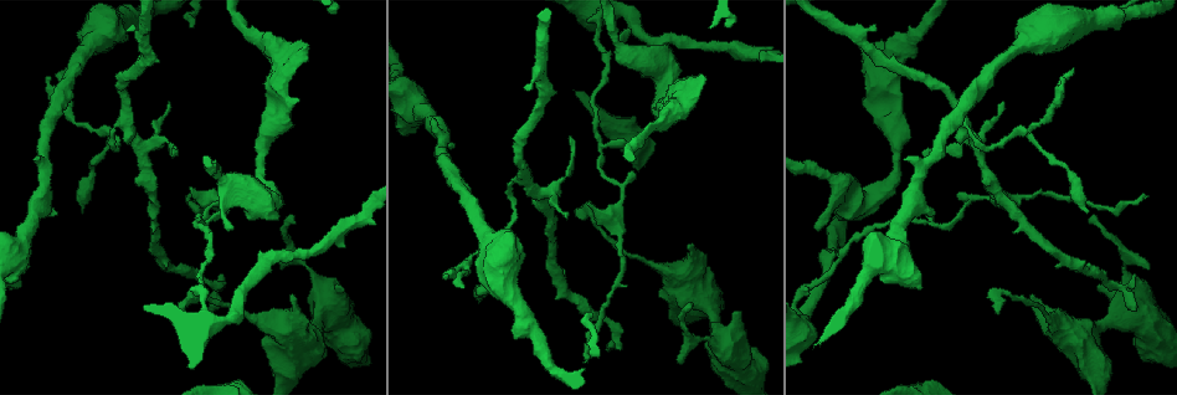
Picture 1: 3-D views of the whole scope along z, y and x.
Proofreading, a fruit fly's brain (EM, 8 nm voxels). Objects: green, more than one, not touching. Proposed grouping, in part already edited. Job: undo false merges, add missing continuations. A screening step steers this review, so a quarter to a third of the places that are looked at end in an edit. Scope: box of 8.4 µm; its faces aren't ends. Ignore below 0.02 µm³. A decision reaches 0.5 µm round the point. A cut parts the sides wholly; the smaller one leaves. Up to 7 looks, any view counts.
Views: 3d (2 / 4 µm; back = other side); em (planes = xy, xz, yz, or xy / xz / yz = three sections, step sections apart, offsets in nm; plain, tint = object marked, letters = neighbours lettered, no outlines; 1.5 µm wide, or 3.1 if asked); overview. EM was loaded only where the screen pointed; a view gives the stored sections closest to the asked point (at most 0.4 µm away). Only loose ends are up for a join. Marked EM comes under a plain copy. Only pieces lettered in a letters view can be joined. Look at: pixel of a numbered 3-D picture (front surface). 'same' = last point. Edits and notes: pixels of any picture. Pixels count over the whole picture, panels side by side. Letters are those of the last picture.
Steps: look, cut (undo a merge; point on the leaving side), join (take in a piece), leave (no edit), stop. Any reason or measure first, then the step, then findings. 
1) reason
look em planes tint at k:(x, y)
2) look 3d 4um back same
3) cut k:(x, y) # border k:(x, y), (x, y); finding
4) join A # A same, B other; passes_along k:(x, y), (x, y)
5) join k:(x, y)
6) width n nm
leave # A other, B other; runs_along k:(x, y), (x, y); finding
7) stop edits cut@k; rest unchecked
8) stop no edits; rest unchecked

an open end
look 3d 4um at 1:(923, 152)

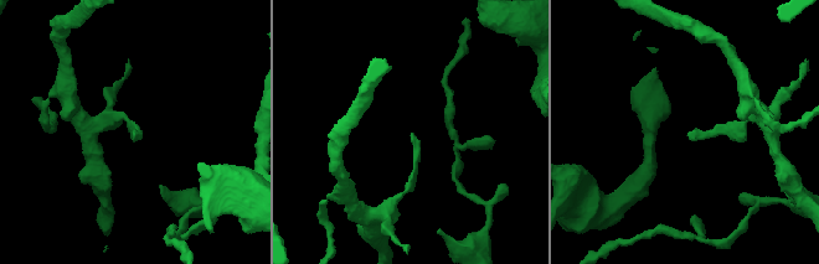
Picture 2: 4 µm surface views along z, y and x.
look em planes letters at 2:(136, 138)

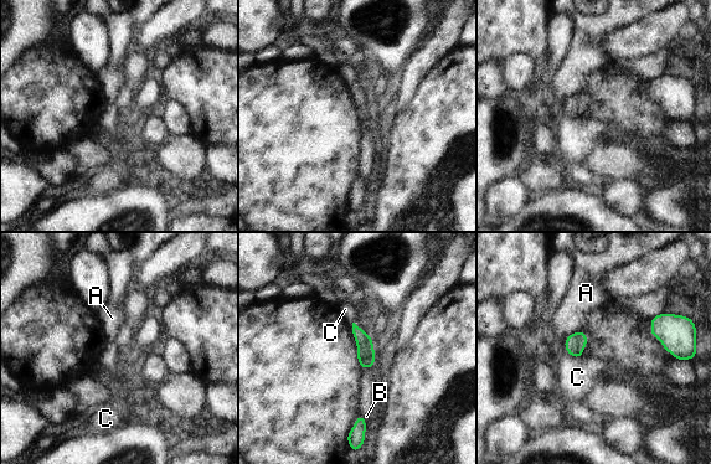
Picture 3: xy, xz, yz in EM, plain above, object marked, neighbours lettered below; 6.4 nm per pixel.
width 110 nm; longest_contact A 130 nm
leave # A other, B other, C other; no lettered piece goes on from it

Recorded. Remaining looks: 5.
thick end
look em planes letters at 1:(298, 101)

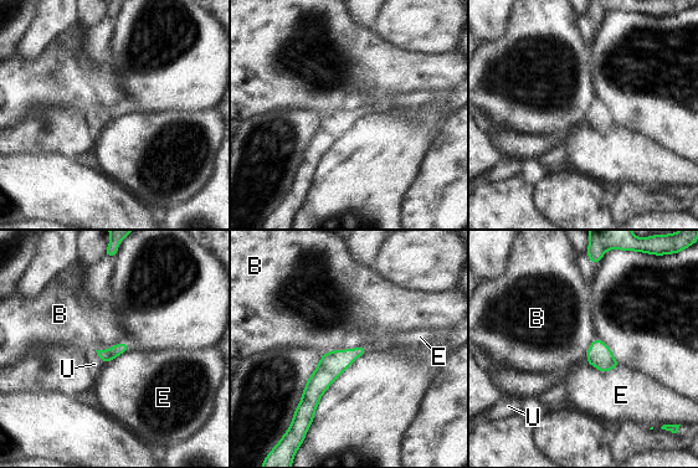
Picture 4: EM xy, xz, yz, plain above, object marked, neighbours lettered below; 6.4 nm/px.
leave # B other, E other, U other; runs_along 4:(363, 349), (344, 358), (306, 396); none of them fits

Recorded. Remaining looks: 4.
stops while still wide
look em xy step 8 tint at 1:(1099, 285)

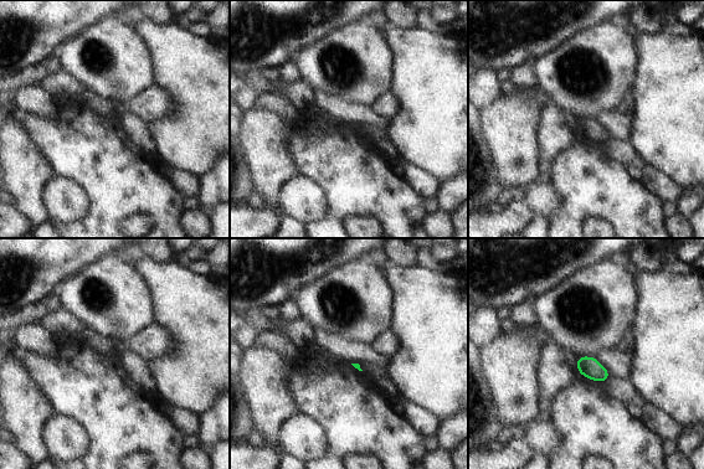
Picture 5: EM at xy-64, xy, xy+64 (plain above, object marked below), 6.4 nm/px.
look em planes letters same

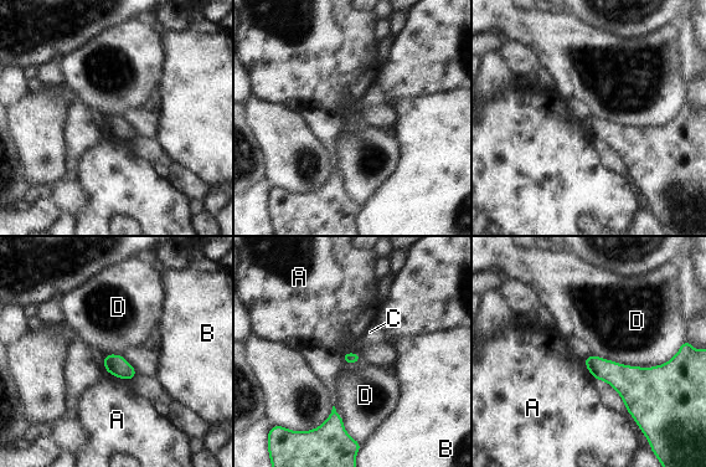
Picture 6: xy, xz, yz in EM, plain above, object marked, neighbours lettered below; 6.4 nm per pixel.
longest_contact D 550 nm
leave # A other, B other, C other, D other; border 6:(676, 353), (648, 368), (592, 355); none of them fits

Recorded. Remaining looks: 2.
stop no edits; rest unchecked

